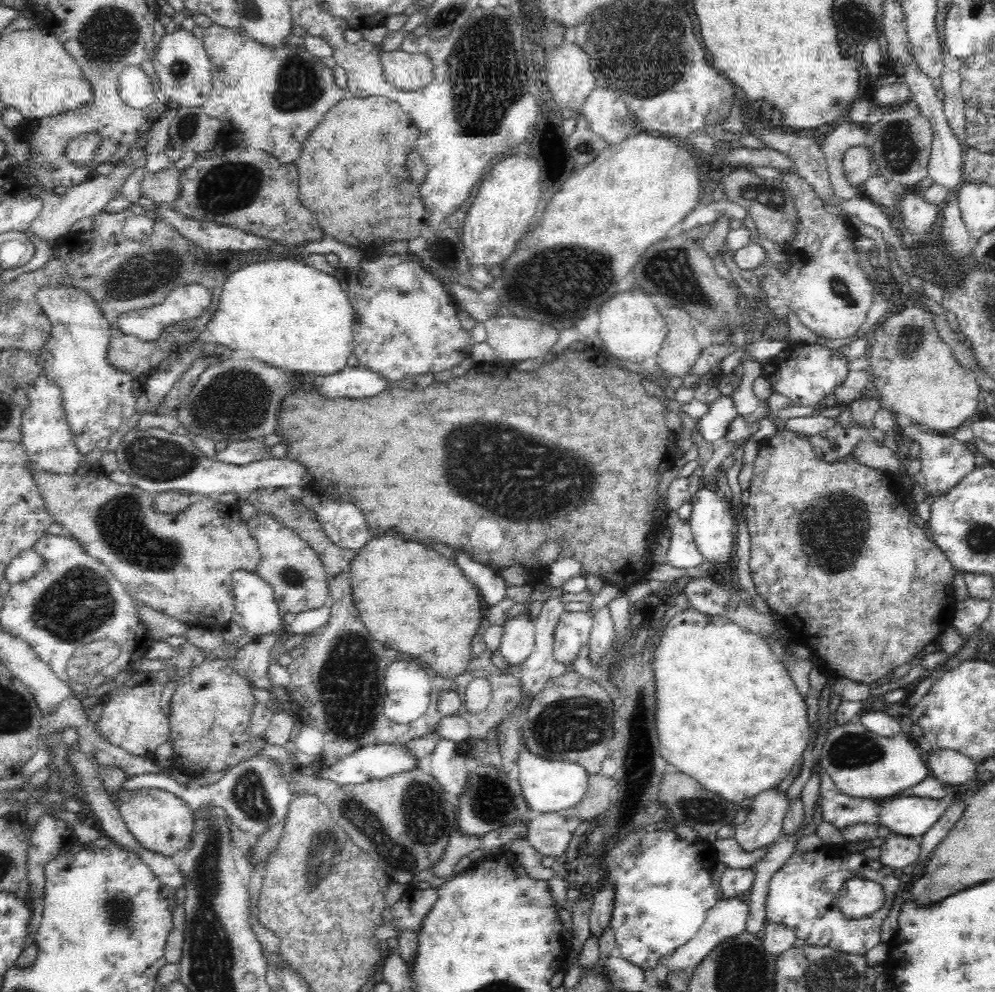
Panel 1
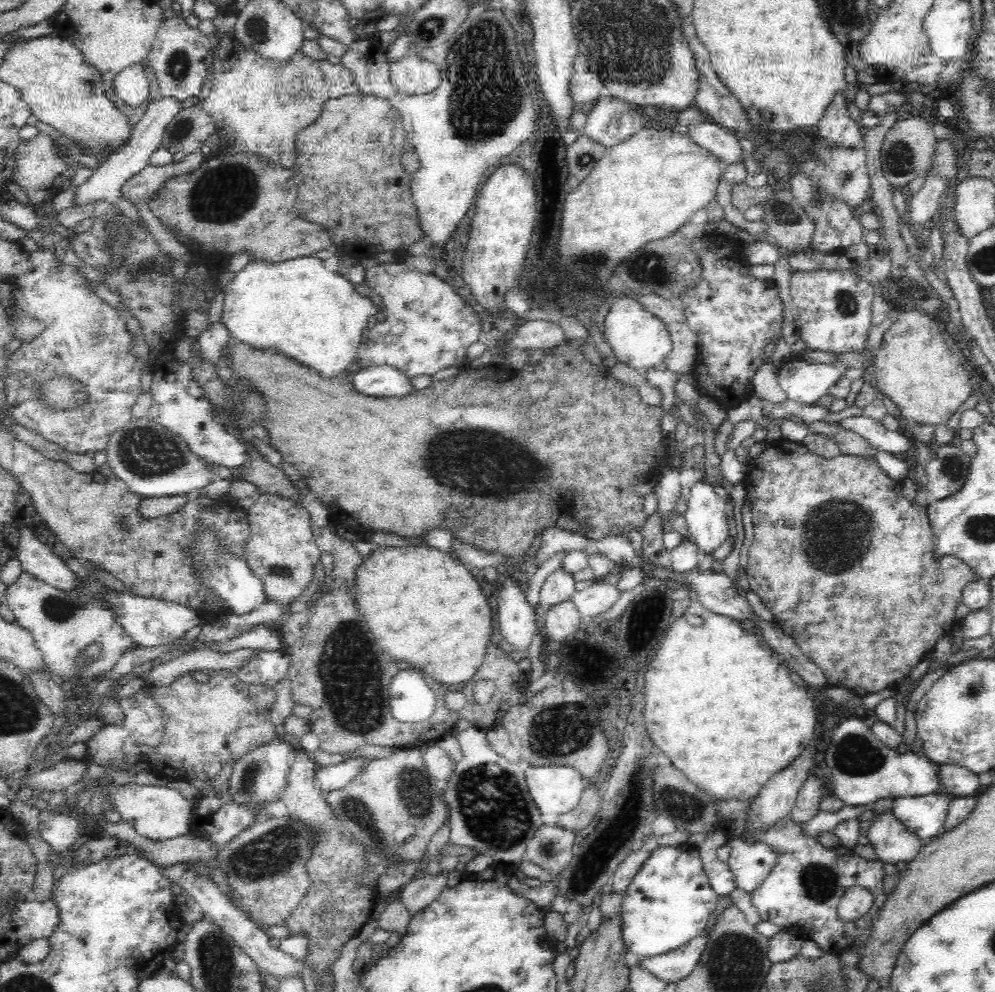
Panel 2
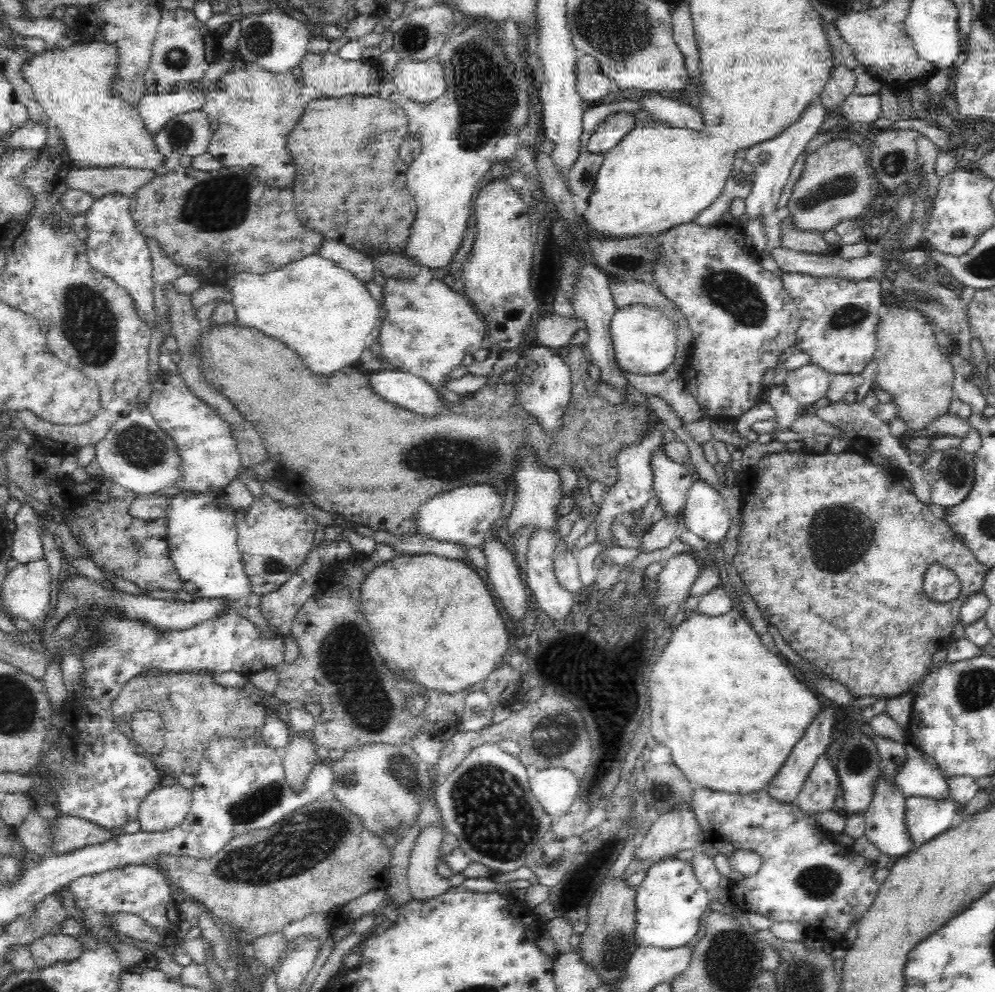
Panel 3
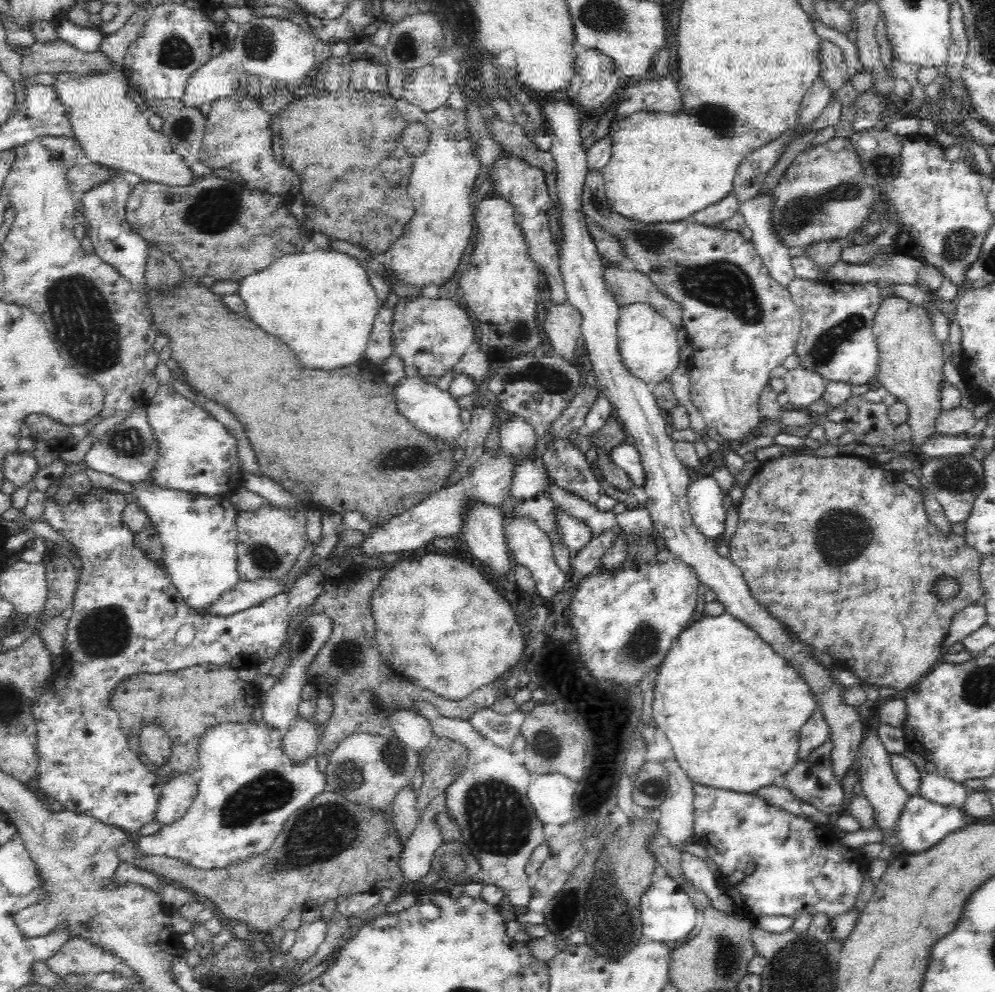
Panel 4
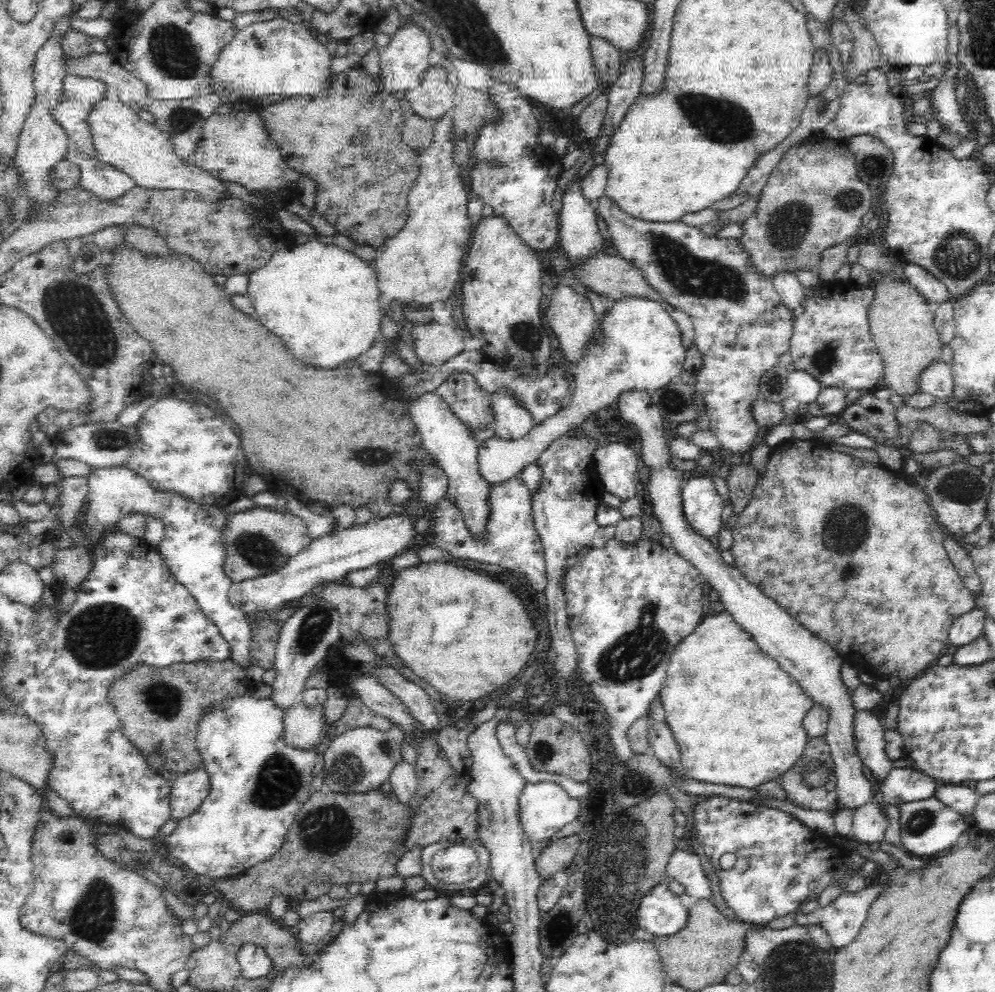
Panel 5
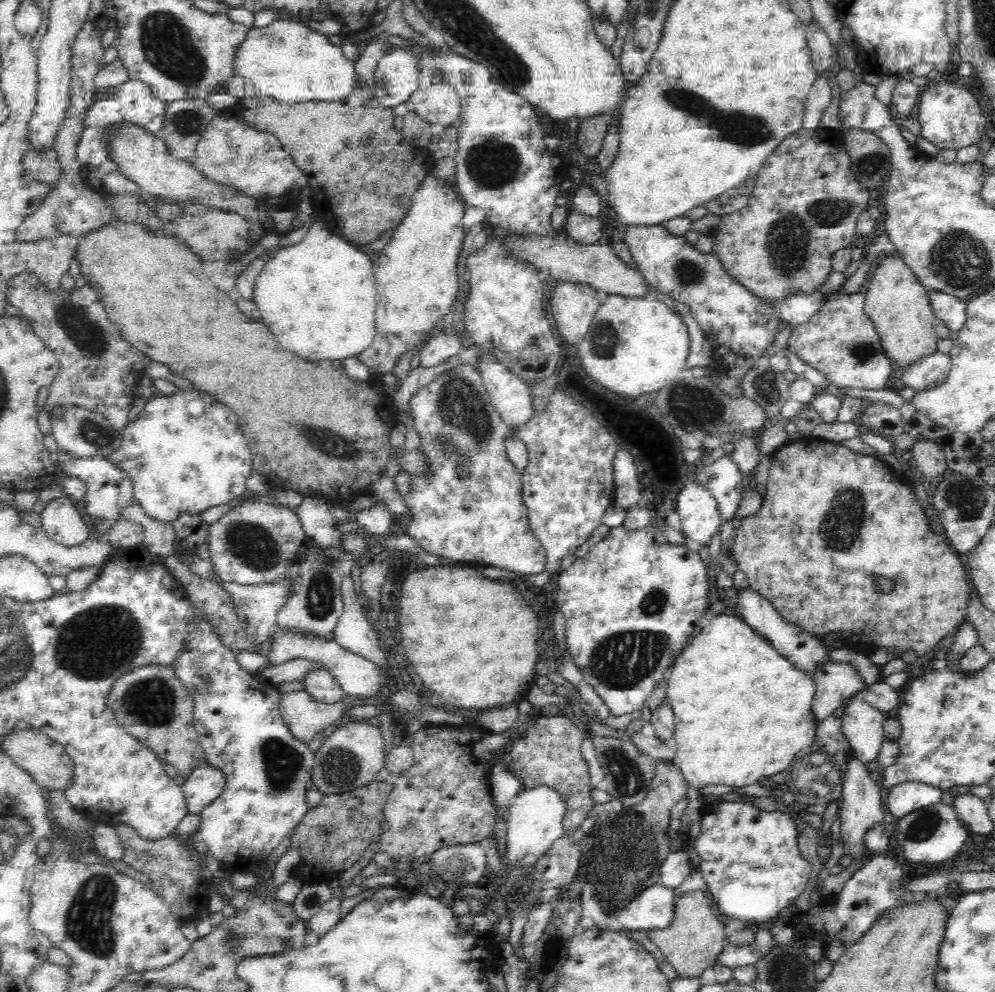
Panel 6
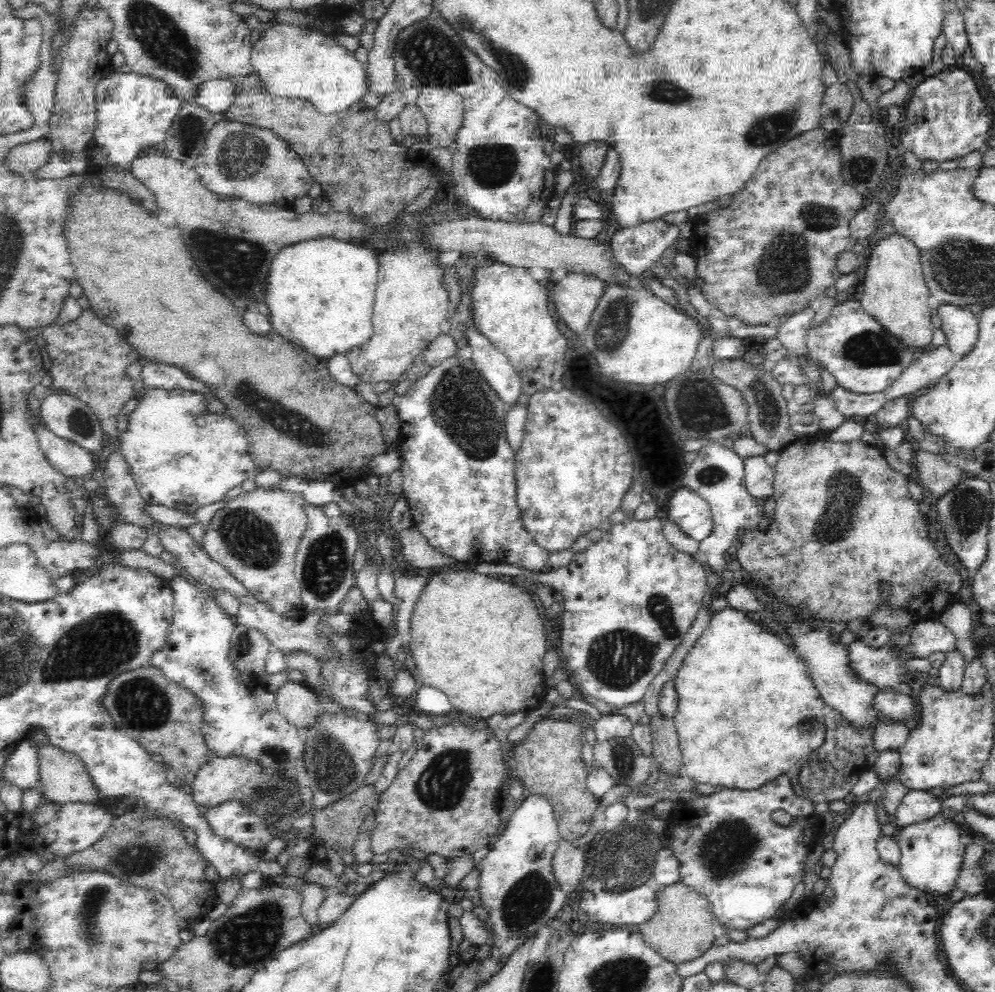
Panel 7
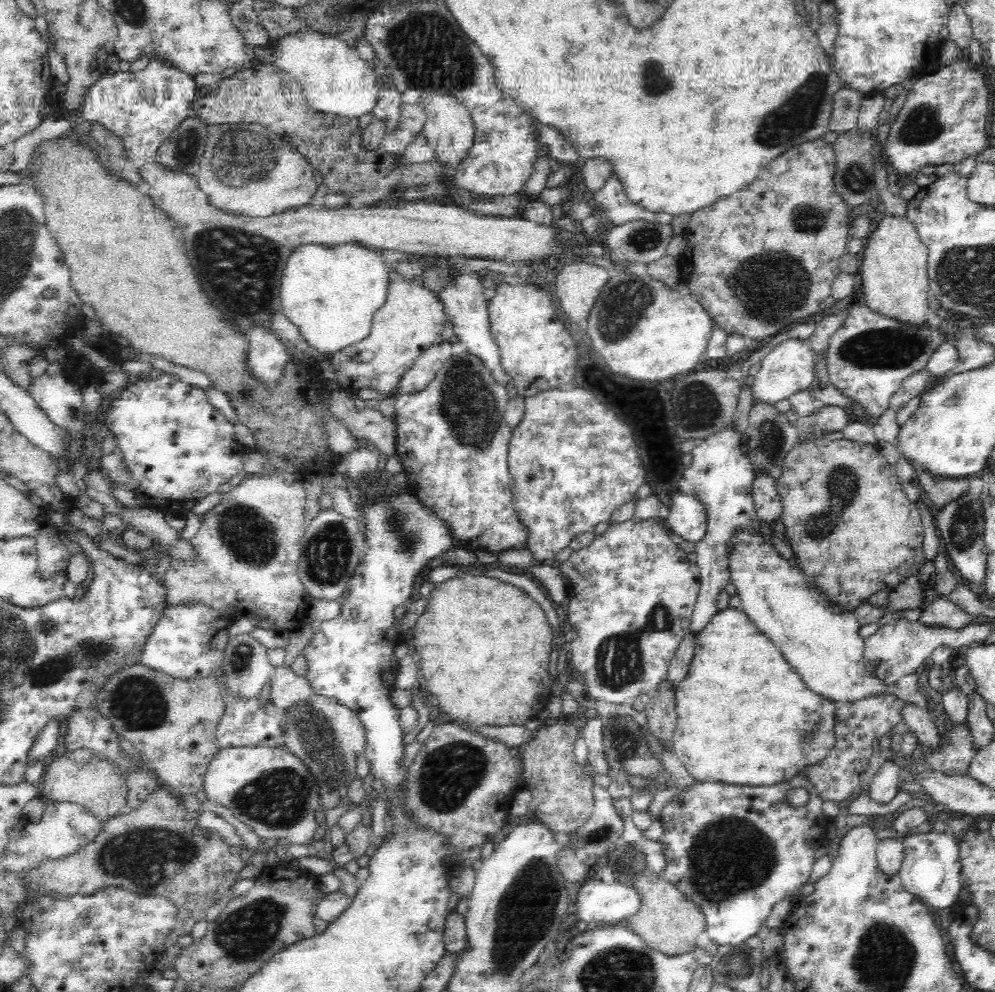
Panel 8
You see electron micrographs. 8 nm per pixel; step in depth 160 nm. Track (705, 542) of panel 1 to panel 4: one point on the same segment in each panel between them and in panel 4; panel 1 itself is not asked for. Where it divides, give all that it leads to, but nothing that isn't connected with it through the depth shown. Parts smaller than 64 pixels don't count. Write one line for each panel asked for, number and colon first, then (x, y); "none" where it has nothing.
2: (709, 516)
3: (706, 515)
4: (705, 499)

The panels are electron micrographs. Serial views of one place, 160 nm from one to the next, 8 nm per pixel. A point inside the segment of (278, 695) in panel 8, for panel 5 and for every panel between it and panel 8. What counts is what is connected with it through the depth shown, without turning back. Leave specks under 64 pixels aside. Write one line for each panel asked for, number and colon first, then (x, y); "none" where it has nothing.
5: (303, 727)
6: (305, 717)
7: (298, 703)

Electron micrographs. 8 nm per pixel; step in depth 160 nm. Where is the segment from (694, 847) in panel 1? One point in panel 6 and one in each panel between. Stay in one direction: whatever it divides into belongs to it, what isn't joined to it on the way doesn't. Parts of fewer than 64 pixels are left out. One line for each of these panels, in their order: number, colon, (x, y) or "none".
2: (668, 903)
3: (669, 902)
4: (668, 915)
5: (660, 912)
6: (653, 908)

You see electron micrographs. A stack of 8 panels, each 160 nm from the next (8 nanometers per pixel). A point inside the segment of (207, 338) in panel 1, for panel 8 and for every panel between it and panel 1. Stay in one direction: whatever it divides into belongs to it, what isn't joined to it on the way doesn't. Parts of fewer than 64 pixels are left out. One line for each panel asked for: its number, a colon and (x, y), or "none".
2: (302, 307)
3: (322, 311)
4: (322, 304)
5: (323, 302)
6: (318, 297)
7: (322, 292)
8: (331, 294)

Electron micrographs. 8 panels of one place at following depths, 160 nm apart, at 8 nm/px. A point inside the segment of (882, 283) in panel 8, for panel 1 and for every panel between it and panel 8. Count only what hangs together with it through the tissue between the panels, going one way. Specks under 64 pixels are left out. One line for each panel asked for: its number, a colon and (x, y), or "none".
1: (918, 377)
2: (913, 366)
3: (910, 367)
4: (911, 358)
5: (901, 321)
6: (896, 302)
7: (895, 293)

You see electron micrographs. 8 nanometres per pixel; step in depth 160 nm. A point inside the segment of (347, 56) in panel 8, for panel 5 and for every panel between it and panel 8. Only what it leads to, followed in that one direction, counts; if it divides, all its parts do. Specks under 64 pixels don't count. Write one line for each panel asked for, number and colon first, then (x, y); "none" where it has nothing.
5: (278, 58)
6: (291, 62)
7: (298, 62)

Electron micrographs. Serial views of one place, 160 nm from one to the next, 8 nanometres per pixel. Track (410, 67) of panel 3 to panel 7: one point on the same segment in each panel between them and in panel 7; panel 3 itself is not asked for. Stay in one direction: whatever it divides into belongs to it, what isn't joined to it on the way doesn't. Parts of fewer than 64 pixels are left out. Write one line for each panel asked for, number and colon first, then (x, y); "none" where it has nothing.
4: (426, 88)
5: (433, 98)
6: (438, 104)
7: (443, 109)

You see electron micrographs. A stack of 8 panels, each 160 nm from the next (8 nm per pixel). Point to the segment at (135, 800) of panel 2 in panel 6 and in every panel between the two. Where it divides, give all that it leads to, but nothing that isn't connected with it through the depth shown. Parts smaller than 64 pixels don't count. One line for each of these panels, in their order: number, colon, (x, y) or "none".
3: (166, 807)
4: (178, 795)
5: (189, 791)
6: (206, 784)

